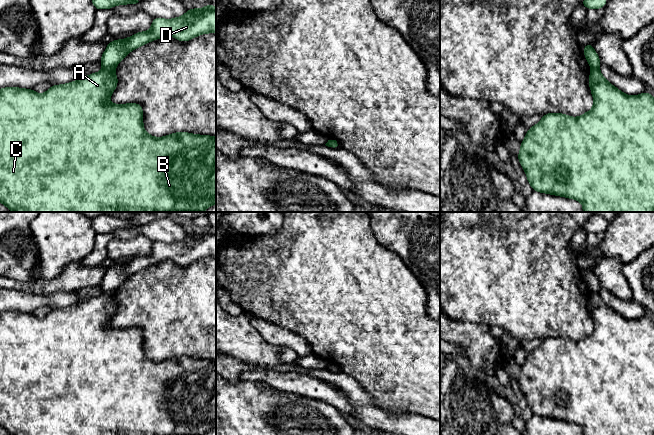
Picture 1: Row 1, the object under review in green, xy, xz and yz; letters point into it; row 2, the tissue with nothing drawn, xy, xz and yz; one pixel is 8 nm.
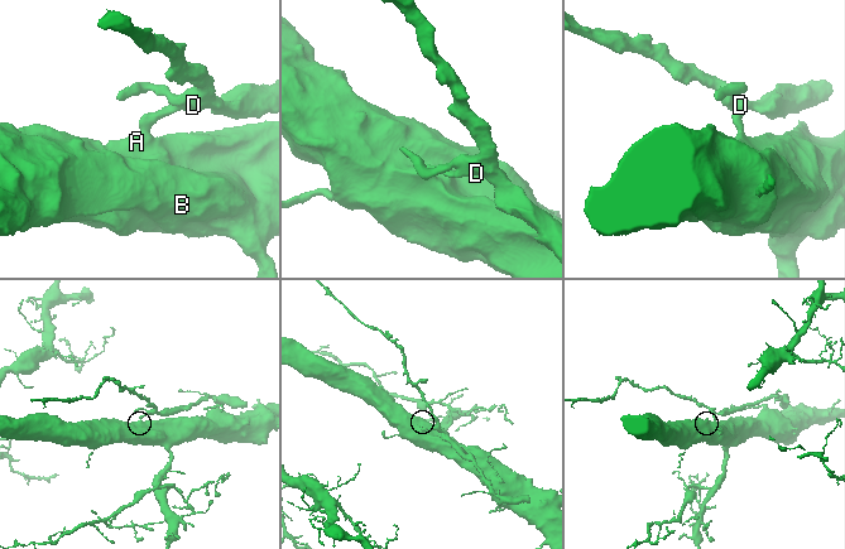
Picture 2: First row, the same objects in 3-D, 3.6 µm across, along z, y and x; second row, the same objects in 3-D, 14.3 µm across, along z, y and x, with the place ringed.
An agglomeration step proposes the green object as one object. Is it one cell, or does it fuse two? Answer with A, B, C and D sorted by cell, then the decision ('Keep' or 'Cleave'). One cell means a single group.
Groups: A B C / D. Cleave

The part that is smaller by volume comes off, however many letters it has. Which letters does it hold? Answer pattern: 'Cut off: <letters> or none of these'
Cut off: D

